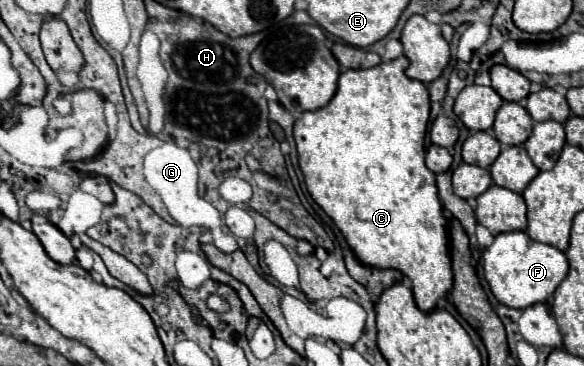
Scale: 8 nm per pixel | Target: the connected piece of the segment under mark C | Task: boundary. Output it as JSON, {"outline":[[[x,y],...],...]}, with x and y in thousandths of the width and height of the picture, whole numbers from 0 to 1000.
{"outline":[[[682,156],[668,172],[651,172],[637,189],[586,194],[586,205],[579,216],[579,249],[568,265],[568,276],[551,298],[517,309],[514,325],[503,336],[503,380],[507,380],[507,402],[510,402],[510,434],[514,434],[514,462],[521,473],[524,516],[531,522],[538,549],[555,571],[555,582],[586,631],[586,642],[592,648],[592,658],[603,675],[603,686],[610,691],[610,702],[616,702],[616,713],[623,713],[627,724],[637,724],[644,735],[678,735],[688,751],[695,751],[705,773],[705,801],[709,801],[709,822],[712,822],[716,844],[726,855],[736,855],[747,844],[747,828],[774,795],[777,751],[774,751],[774,713],[771,713],[771,686],[767,686],[767,631],[764,631],[767,609],[764,609],[757,555],[750,538],[747,478],[726,451],[726,380],[729,380],[729,352],[733,352],[733,325],[736,325],[736,265],[733,265],[733,243],[726,227],[705,221],[695,210],[695,199],[692,199],[695,183],[699,183],[699,161]]]}

